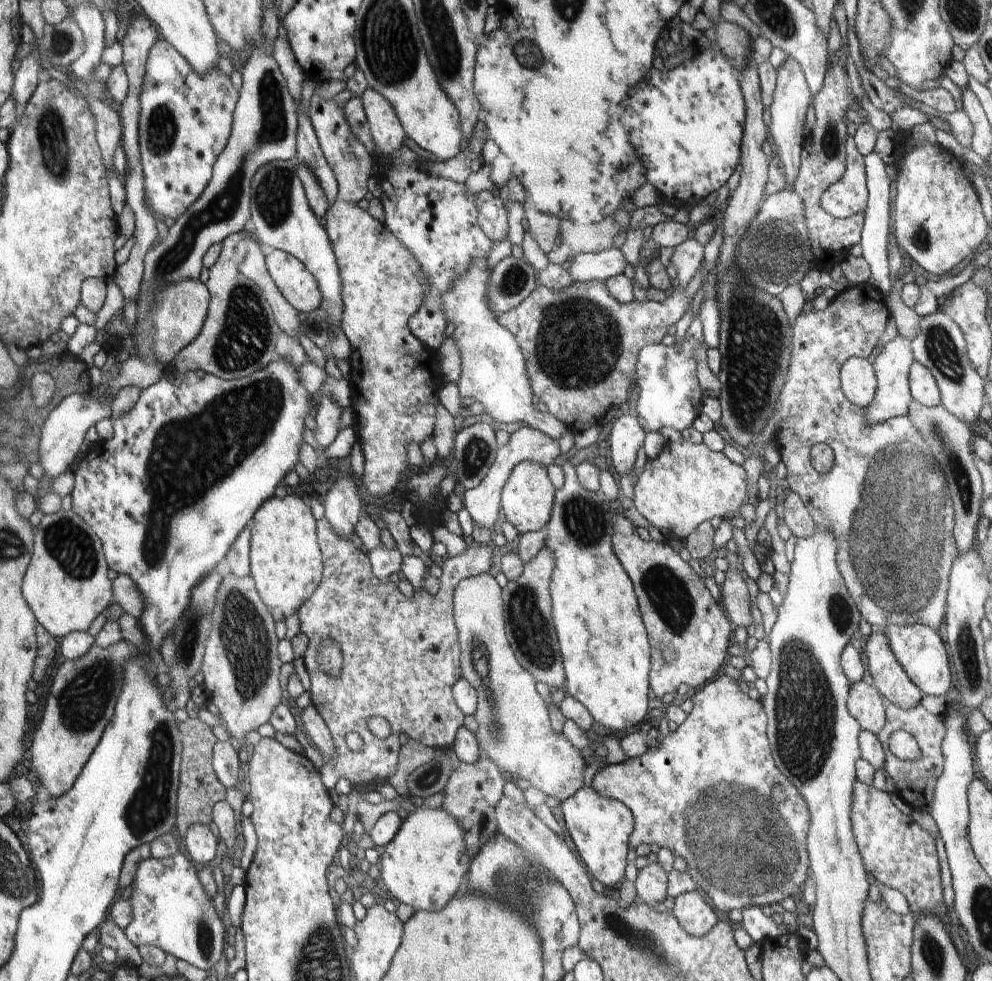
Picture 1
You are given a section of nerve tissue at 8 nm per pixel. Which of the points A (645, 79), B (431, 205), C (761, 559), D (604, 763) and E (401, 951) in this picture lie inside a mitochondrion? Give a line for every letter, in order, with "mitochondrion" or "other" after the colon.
A: other
B: other
C: other
D: other
E: other

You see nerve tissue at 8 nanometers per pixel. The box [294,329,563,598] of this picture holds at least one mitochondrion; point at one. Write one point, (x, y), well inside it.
(476, 451)

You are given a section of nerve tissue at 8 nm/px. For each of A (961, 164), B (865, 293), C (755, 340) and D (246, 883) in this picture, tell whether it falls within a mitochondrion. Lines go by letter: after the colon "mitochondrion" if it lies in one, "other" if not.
A: other
B: other
C: mitochondrion
D: other

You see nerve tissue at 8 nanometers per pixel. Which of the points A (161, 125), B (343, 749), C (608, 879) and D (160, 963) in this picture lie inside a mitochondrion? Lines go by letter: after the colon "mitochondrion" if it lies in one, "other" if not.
A: mitochondrion
B: other
C: other
D: other

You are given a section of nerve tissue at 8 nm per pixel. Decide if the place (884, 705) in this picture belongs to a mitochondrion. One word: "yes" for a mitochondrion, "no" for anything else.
no

